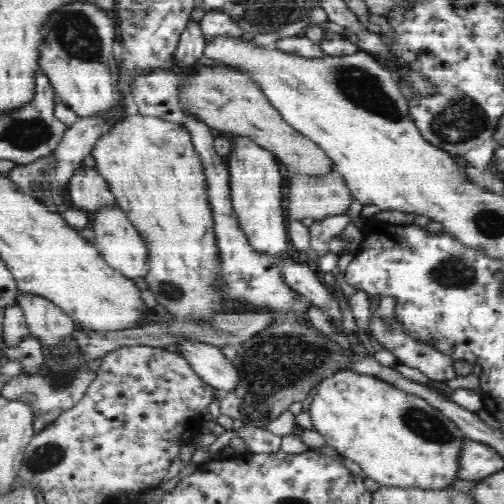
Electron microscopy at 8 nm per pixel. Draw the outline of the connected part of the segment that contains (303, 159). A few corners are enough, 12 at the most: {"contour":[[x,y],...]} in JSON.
{"contour":[[201,66],[181,91],[212,128],[273,151],[287,176],[332,175],[248,72]]}

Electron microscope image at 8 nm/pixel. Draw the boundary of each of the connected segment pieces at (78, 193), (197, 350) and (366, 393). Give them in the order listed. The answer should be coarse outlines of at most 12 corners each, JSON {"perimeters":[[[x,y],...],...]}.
{"perimeters":[[[94,166],[70,176],[67,200],[98,214],[119,208],[108,181]],[[179,344],[193,369],[230,393],[242,382],[235,361],[214,345]],[[338,371],[325,444],[385,487],[440,491],[470,442],[424,399]]]}

